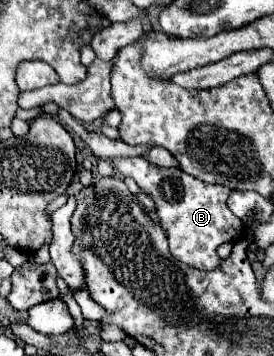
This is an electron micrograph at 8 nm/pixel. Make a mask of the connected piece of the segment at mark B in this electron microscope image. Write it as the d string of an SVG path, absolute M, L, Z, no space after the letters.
M142 156L112 158L110 162L122 176L130 176L140 186L140 190L156 202L160 224L170 240L170 252L180 262L198 270L214 270L220 262L216 248L224 242L238 242L244 238L242 222L238 222L238 218L226 206L230 188L220 184L206 184L178 168L152 166Z

